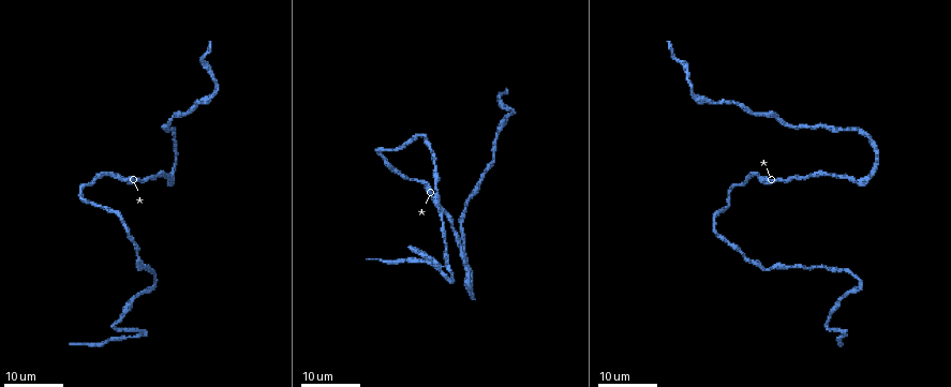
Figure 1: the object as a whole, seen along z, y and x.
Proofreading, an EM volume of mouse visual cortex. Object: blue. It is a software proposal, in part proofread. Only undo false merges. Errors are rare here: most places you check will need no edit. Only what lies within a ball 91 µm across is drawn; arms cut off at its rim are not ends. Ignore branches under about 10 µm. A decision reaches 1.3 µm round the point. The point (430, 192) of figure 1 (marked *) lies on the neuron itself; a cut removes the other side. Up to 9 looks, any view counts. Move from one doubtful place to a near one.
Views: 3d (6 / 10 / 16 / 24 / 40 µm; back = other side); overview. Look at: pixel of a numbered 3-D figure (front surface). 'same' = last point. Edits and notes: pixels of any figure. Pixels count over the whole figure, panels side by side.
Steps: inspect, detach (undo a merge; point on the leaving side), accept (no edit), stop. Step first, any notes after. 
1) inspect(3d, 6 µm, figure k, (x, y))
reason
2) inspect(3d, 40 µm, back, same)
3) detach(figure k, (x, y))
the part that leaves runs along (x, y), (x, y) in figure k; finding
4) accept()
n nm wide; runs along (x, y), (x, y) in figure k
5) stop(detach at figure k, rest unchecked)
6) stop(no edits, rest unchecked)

inspect(3d, 24 µm, figure 1, (771, 268))
calibre changes

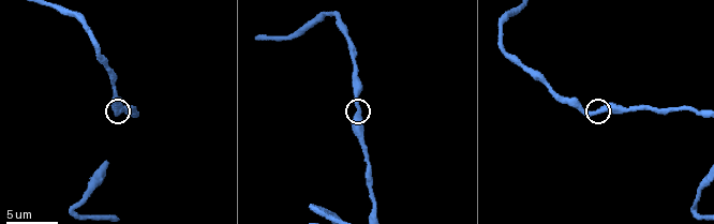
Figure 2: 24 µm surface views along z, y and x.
inspect(3d, 10 µm, figure 2, (597, 111))
zoom in

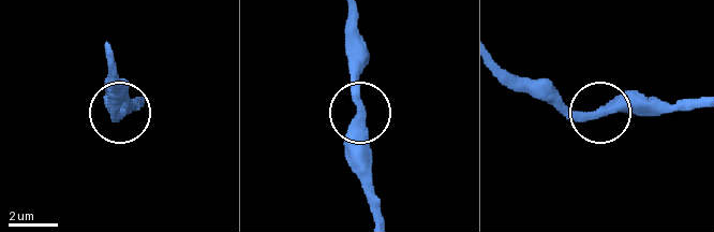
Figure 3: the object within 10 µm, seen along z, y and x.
accept()
runs along (497, 64), (547, 85), (583, 114), (662, 107) in figure 3; continuous, no second neuron

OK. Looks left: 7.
inspect(3d, 10 µm, figure 2, (692, 108))
sudden change in width

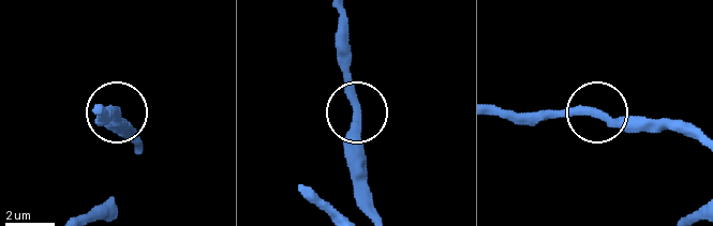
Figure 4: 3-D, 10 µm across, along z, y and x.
accept()
all the same neuron

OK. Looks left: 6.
inspect(3d, 24 µm, figure 1, (695, 97))
sudden change in width

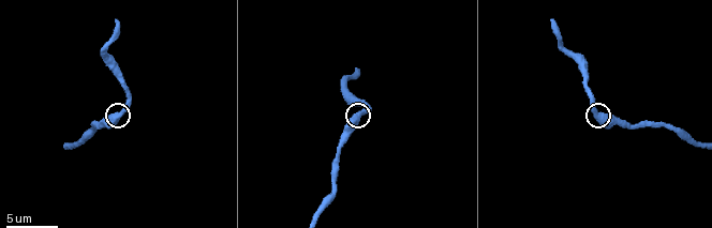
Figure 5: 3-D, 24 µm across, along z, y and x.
inspect(3d, 6 µm, figure 5, (596, 112))

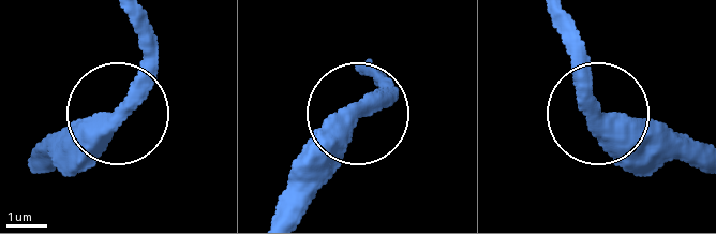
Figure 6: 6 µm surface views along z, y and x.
accept()
runs along (279, 215), (307, 163), (385, 85) in figure 6; all the same neuron

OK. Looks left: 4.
inspect(3d, 16 µm, figure 1, (172, 121))
thin neck

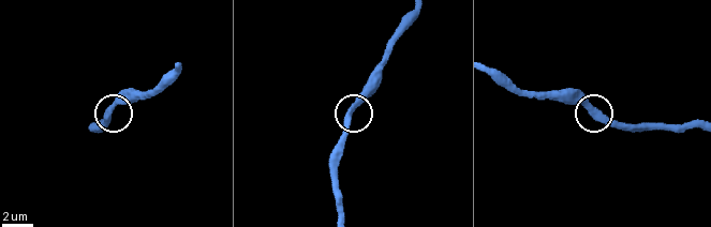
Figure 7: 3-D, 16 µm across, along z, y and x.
inspect(3d, 6 µm, figure 7, (586, 110))

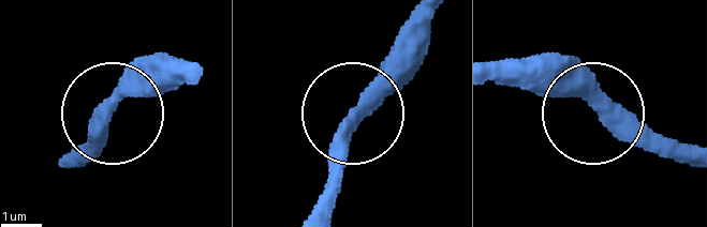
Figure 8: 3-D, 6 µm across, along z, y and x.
accept()
380 nm wide; runs along (70, 152), (128, 94), (175, 91) in figure 8; one neuron here

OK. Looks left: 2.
stop(no edits, rest unchecked)

